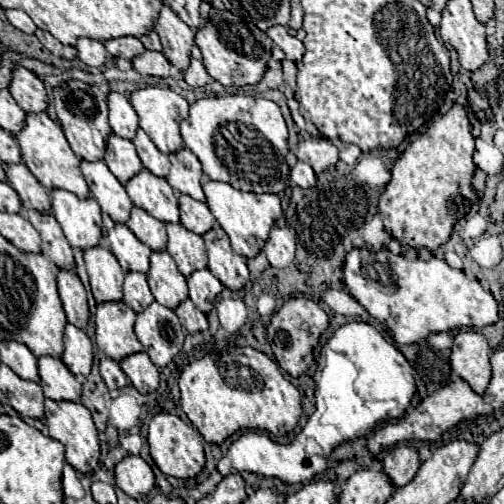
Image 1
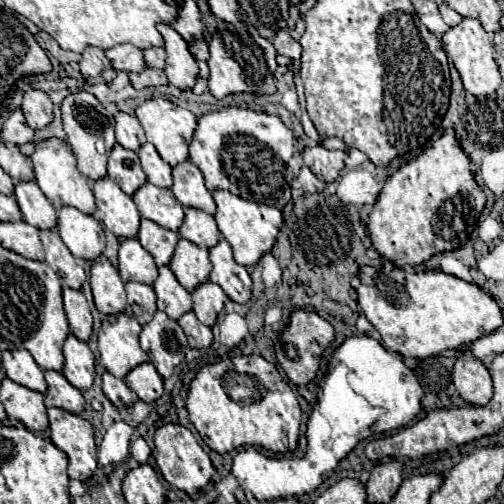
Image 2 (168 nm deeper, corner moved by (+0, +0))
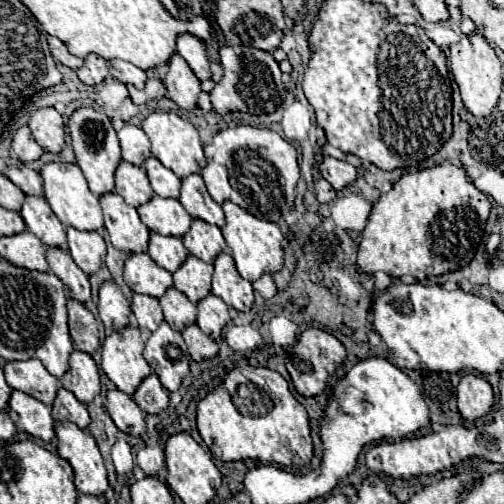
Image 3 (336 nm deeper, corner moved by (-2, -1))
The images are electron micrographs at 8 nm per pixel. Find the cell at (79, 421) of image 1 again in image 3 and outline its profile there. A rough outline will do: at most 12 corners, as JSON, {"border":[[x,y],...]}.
{"border":[[55,422],[59,456],[77,490],[105,494],[109,482],[95,438]]}

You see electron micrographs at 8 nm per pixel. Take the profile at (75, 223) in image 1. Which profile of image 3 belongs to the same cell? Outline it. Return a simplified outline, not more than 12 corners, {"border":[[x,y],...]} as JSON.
{"border":[[67,228],[75,264],[95,274],[107,254],[95,230]]}

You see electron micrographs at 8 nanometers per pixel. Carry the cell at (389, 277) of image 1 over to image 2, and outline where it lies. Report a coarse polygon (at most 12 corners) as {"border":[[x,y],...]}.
{"border":[[361,269],[383,345],[427,359],[503,325],[477,285],[443,271]]}

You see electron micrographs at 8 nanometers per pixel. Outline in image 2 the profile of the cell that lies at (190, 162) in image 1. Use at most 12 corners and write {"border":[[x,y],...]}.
{"border":[[191,161],[173,167],[175,199],[215,215],[217,205]]}

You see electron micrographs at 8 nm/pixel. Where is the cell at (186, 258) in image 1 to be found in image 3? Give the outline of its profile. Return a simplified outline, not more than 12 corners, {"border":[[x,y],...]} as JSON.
{"border":[[189,254],[173,284],[193,304],[211,292],[213,264]]}

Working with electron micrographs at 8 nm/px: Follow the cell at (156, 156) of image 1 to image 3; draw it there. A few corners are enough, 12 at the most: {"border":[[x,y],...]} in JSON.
{"border":[[155,156],[143,164],[153,192],[179,198],[181,180]]}

